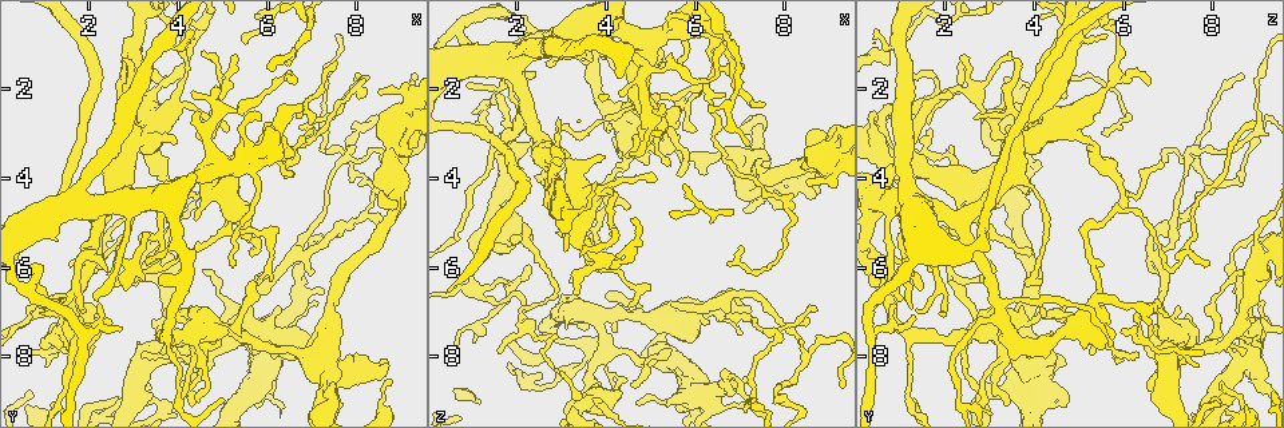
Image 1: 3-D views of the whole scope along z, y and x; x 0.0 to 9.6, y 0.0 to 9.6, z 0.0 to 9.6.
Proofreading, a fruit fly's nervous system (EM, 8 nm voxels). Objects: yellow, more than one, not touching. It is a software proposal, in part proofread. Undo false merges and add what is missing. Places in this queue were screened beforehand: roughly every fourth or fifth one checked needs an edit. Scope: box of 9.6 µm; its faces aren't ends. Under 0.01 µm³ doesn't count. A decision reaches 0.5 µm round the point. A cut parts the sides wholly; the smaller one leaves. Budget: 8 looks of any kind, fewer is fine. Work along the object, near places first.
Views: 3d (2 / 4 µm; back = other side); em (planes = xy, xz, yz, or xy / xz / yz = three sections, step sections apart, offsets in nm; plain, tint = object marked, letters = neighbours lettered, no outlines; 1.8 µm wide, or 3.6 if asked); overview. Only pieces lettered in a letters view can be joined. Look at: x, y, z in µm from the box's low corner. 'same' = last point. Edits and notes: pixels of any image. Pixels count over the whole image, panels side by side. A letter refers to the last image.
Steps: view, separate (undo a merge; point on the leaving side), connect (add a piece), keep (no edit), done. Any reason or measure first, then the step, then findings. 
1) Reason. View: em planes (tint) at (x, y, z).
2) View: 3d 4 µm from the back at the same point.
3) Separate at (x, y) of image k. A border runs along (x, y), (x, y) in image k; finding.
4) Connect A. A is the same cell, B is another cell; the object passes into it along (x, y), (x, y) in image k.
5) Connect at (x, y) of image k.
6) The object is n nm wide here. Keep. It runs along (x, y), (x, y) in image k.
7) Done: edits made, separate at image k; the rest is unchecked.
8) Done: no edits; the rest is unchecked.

Abrupt turn. View: 3d 2 µm at (8.30, 2.80, 9.10).

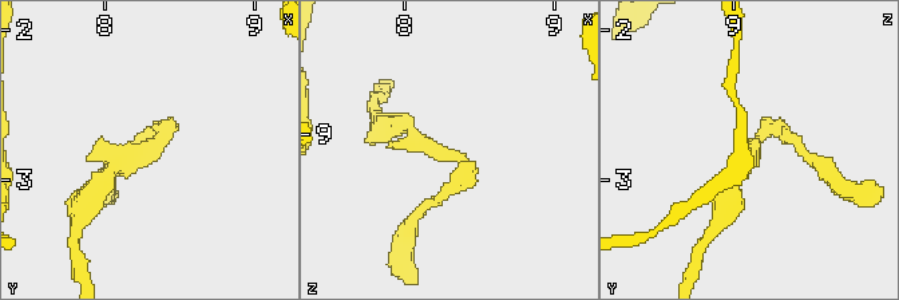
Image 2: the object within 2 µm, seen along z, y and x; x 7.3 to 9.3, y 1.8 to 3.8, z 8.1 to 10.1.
View: em yz step 16 (tint) at (8.26, 2.82, 9.16).

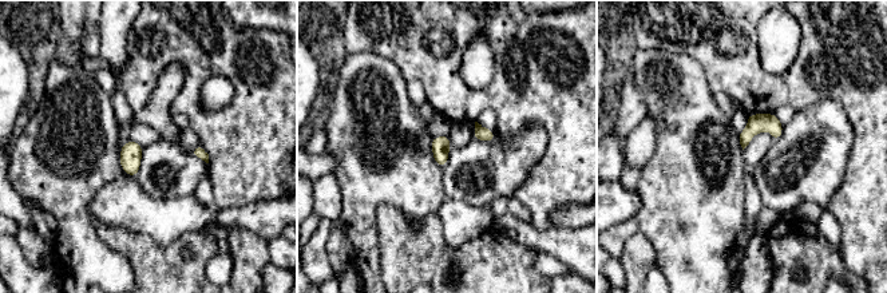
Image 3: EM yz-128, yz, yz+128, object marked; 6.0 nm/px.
View: em yz step 16 (letters) at the same point.

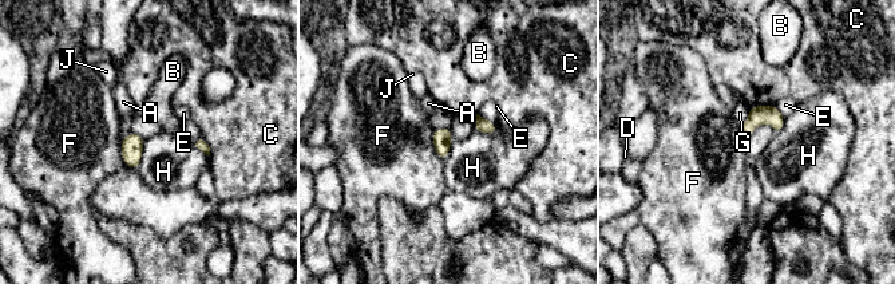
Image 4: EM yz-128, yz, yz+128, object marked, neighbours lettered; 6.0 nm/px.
The object is 80 nm wide here; the longest contact is with F, 200 nm. Keep. A, B, C, D, E, F, G, H and J are other cells; continuous, no second neuron.

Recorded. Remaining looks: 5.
View: em planes (letters) at (2.65, 8.90, 8.05).

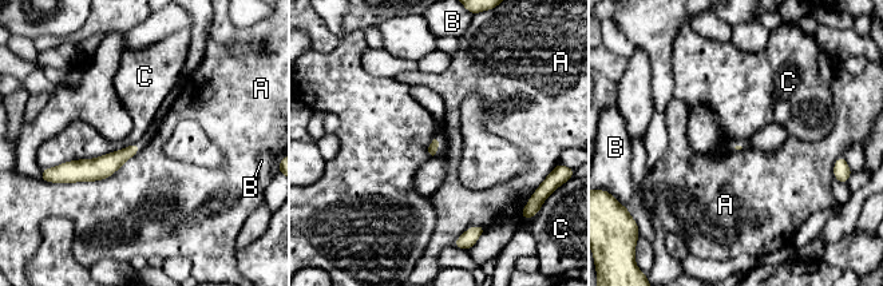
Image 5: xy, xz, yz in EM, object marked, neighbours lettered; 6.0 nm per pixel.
Keep. A, B and C are other cells; a border runs along (134, 142), (50, 167) in image 5; none of them fits.

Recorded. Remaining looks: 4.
An open end. View: em yz step 8 (letters) at (1.65, 5.90, 7.90).

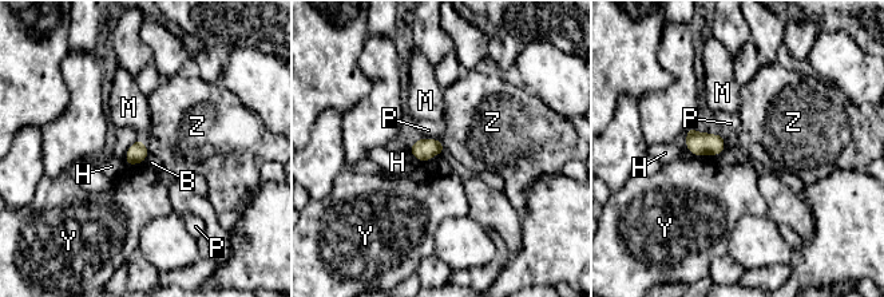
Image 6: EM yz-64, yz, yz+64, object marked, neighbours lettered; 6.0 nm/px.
The longest contact is with Y, 200 nm. Keep. B, H, M, P, Y and Z are other cells; a border runs along (724, 134), (724, 150), (701, 157) in image 6; no lettered piece goes on from it.

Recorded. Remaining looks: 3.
Done: no edits; the rest is unchecked.

